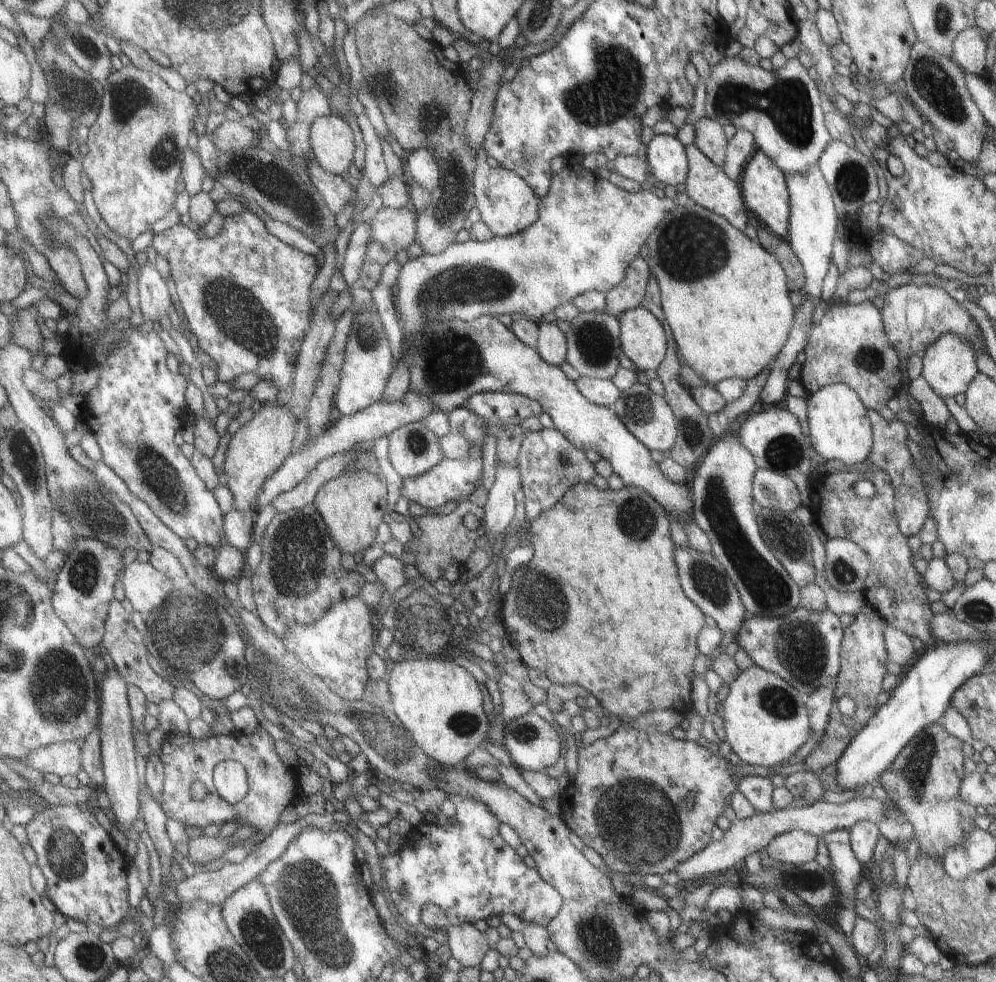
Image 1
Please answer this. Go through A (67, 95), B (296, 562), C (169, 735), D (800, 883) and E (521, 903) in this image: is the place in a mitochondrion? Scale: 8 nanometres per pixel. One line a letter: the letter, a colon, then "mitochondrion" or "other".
A: other
B: mitochondrion
C: other
D: mitochondrion
E: other

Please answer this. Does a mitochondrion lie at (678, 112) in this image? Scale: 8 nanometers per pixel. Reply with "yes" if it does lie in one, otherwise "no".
no

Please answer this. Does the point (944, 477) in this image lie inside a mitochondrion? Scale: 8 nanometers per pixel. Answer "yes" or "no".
no

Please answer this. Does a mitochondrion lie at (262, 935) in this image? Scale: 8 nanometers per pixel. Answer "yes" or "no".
yes

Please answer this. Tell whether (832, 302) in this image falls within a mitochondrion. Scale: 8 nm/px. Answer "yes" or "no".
no

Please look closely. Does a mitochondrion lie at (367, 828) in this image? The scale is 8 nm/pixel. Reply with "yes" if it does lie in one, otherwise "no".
no

